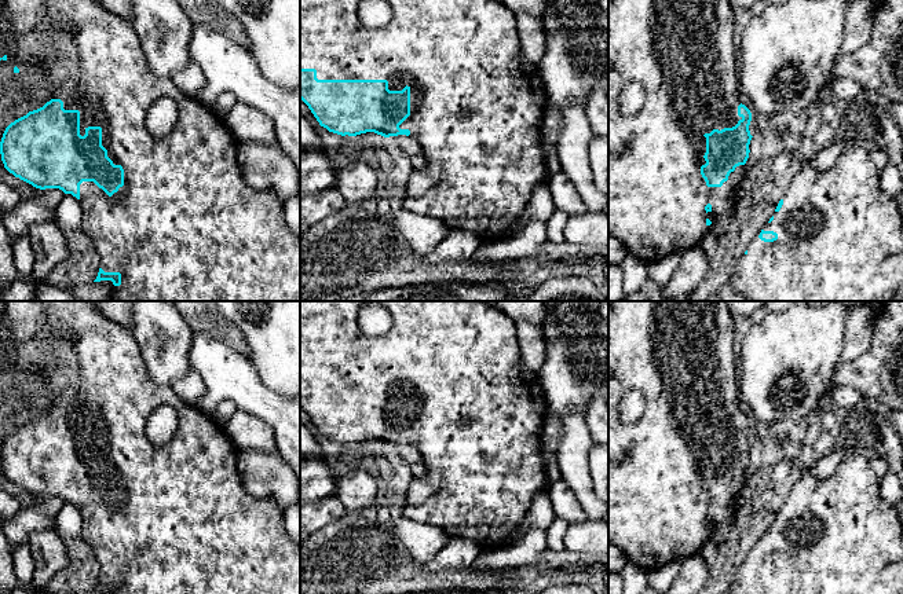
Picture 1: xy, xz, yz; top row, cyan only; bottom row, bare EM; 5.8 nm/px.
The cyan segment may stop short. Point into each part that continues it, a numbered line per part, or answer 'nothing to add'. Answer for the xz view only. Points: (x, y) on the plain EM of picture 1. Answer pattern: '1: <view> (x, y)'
1: xz (475, 414)

